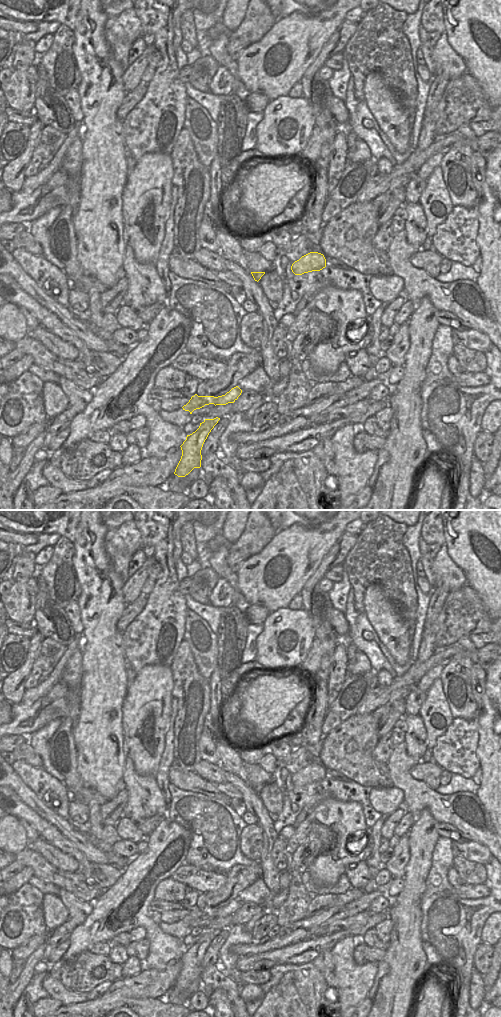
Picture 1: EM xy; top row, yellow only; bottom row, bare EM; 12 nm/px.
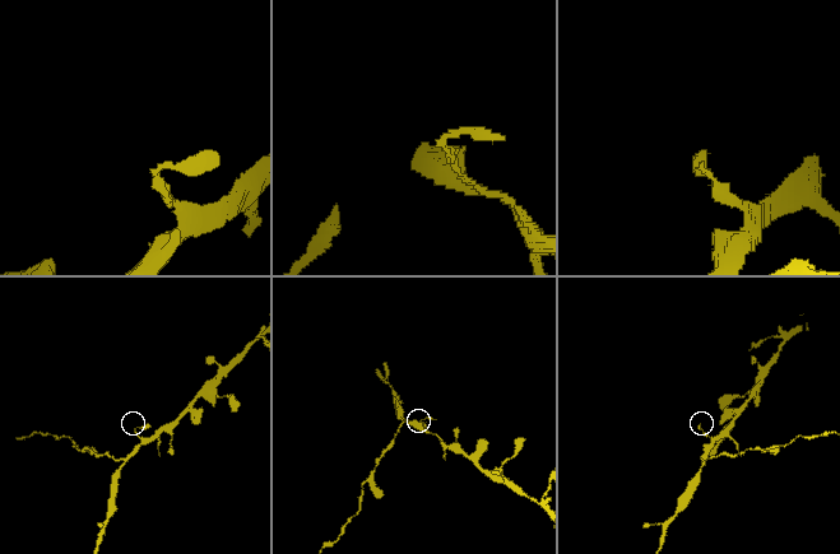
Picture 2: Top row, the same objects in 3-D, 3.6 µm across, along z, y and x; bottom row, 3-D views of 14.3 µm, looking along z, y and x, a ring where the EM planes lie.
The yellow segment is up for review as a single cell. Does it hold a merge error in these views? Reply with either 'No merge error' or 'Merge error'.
Merge error

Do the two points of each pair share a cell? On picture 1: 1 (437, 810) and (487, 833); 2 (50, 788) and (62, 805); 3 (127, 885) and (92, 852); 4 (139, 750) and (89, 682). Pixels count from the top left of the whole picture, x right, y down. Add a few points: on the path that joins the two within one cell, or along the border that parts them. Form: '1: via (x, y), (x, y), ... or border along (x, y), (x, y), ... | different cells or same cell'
1: via (449, 812), (475, 828) | same cell
2: via (52, 792), (61, 801) | same cell
3: border along (132, 857), (132, 860), (122, 871) | different cells
4: border along (121, 705), (122, 736), (124, 738) | different cells

